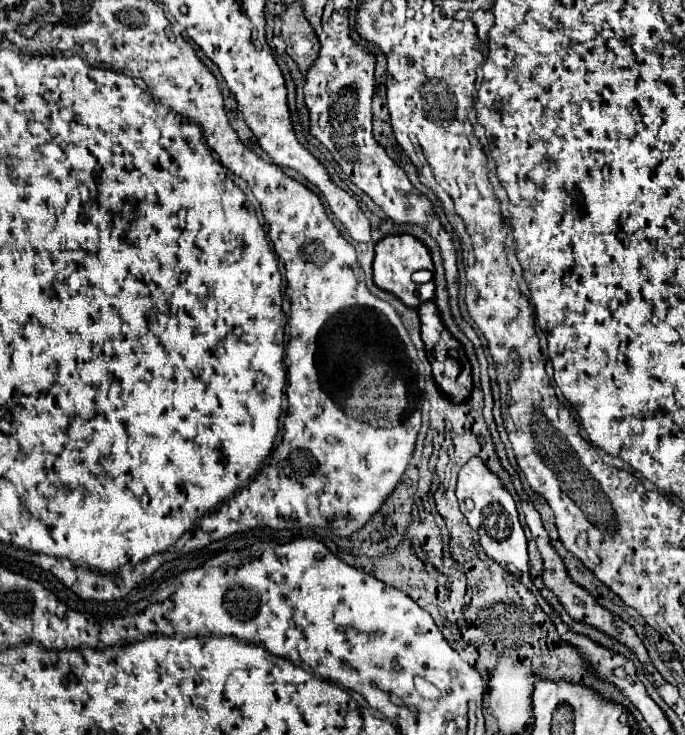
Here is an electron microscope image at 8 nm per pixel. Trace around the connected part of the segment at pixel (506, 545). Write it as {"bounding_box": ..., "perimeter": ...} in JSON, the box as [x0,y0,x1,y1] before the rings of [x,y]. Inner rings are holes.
{"bounding_box":[457,458,527,578],"perimeter":[[[471,458],[457,476],[457,500],[459,500],[459,508],[463,512],[463,516],[467,518],[469,526],[479,534],[479,544],[485,550],[485,554],[495,560],[501,568],[505,568],[507,572],[515,574],[517,578],[527,576],[527,540],[525,540],[525,532],[519,524],[519,516],[517,516],[517,508],[515,502],[511,498],[511,494],[507,490],[503,490],[499,478],[495,474],[489,472],[489,468],[485,466],[485,462],[481,458]],[[465,500],[473,500],[473,508],[467,510]]]}

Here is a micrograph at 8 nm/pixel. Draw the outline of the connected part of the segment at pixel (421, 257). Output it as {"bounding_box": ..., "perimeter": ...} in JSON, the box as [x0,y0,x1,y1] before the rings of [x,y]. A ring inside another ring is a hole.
{"bounding_box":[373,234,435,308],"perimeter":[[[401,234],[401,236],[385,236],[381,242],[377,242],[375,258],[373,258],[373,274],[375,274],[373,282],[377,284],[377,288],[397,296],[409,308],[419,308],[419,304],[433,298],[433,290],[435,290],[433,282],[415,284],[411,280],[411,274],[421,268],[433,268],[433,262],[427,248],[417,238],[409,234]]]}

